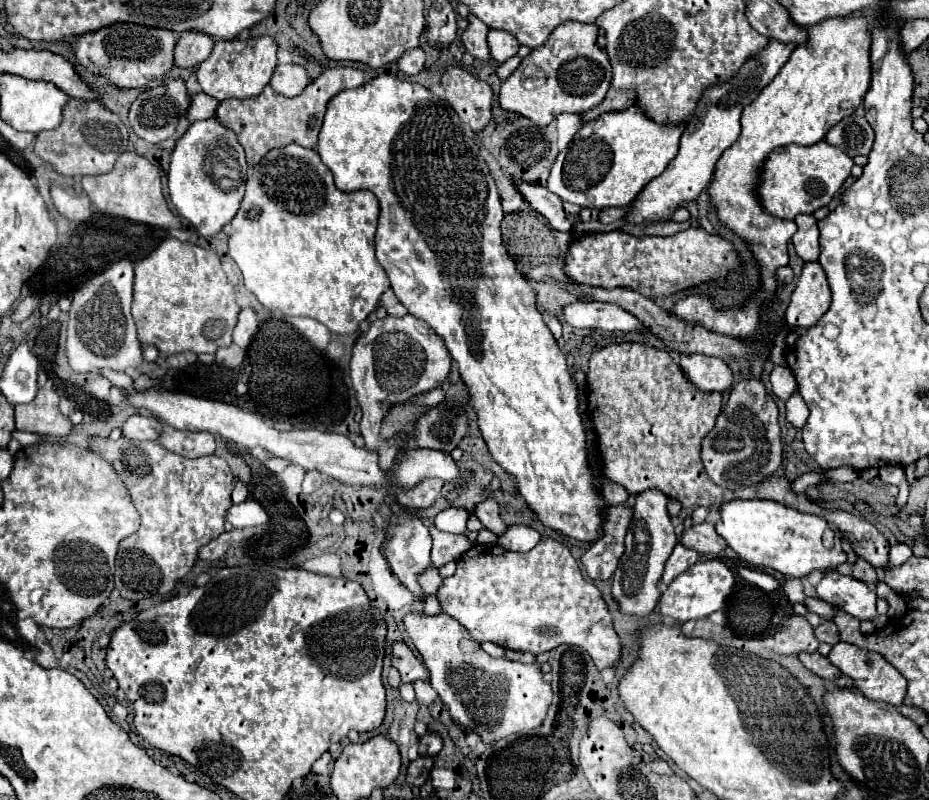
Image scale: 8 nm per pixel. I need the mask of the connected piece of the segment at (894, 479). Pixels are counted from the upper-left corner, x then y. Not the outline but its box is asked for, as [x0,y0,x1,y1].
[878,467,910,509]

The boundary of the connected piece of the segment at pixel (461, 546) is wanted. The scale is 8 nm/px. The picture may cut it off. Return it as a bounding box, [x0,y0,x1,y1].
[430,525,474,567]

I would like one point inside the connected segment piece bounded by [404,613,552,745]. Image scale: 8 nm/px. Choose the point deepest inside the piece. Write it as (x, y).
(496, 697)

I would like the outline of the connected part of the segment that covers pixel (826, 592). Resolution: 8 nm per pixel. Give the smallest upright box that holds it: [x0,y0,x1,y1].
[816,571,878,621]

